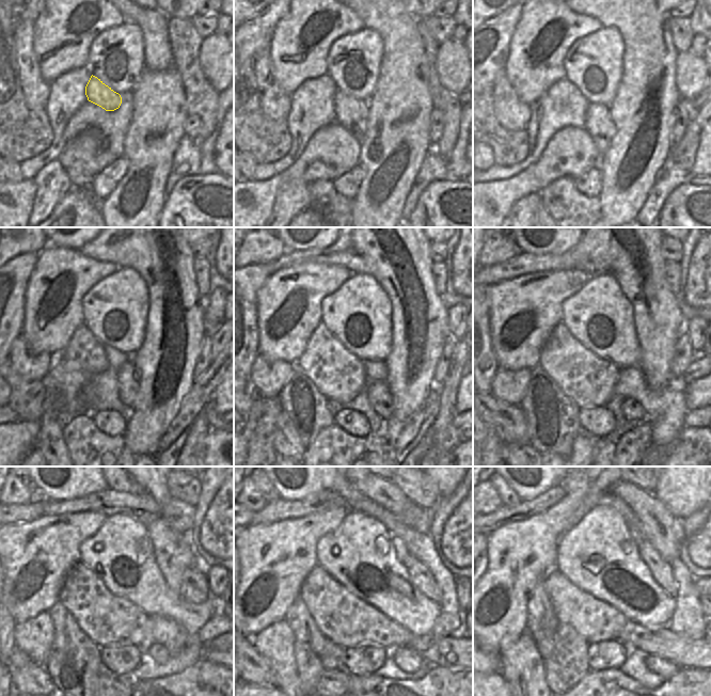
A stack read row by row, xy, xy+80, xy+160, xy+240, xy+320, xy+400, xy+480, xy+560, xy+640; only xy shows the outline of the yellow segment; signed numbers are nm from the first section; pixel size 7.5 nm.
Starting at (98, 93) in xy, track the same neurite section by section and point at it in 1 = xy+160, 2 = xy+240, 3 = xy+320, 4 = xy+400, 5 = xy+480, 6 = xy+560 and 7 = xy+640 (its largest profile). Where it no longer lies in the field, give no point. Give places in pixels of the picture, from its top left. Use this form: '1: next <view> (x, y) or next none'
1: next xy+160 (598, 123)
2: next xy+240 (128, 375)
3: next xy+320 (378, 393)
4: next xy+400 (631, 409)
5: next xy+480 (158, 652)
6: next xy+560 (407, 659)
7: next xy+640 (665, 668)

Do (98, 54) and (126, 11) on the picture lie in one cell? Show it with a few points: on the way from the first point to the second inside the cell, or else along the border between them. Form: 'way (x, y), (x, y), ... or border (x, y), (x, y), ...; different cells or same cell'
border (124, 20), (133, 22), (140, 29), (143, 37); different cells

